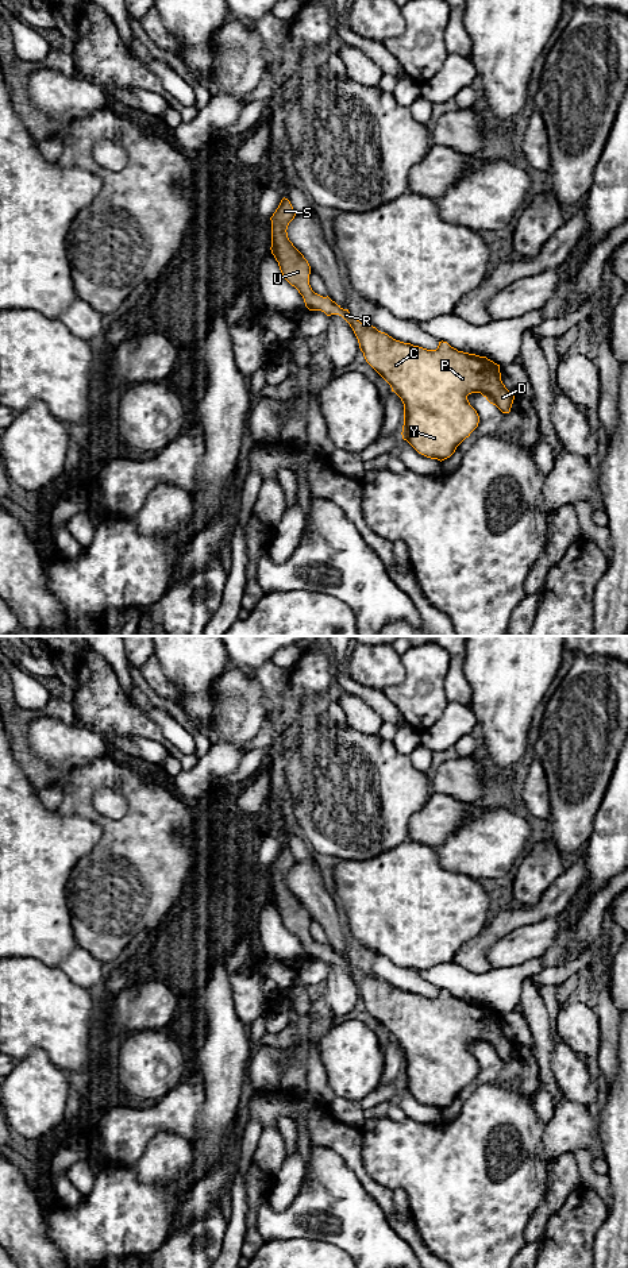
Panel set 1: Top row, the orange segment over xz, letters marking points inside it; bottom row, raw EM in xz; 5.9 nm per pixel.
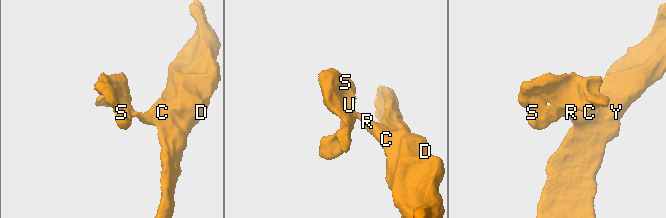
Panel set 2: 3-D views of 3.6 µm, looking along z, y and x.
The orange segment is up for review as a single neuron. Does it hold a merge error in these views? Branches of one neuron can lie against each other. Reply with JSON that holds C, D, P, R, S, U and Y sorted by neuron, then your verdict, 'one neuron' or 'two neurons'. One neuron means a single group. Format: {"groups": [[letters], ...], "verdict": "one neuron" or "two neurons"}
{"groups": [["C", "D", "P", "R", "S", "U", "Y"]], "verdict": "one neuron"}

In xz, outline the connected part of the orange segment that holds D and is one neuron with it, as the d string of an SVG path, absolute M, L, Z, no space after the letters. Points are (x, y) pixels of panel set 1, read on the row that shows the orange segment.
M282 199L271 220L271 254L278 262L282 277L303 296L309 311L321 311L327 316L339 315L352 328L359 348L366 362L390 385L404 404L402 439L419 454L438 460L450 458L456 447L478 427L479 416L470 405L467 396L481 393L502 413L509 413L515 396L501 381L500 365L479 356L458 351L447 342L439 342L436 350L427 350L411 343L393 339L378 331L371 324L363 324L354 319L348 309L343 309L328 296L315 293L309 285L311 266L304 255L288 238L288 226L294 219L296 211L288 199Z

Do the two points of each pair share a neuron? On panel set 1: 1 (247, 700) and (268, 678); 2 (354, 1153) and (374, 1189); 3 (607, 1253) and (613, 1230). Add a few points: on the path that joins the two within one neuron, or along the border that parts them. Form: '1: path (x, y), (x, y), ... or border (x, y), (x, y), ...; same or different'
1: border (254, 677), (264, 690), (264, 706), (269, 717); different
2: path (354, 1161), (366, 1180); same
3: path (612, 1248), (613, 1236); same

